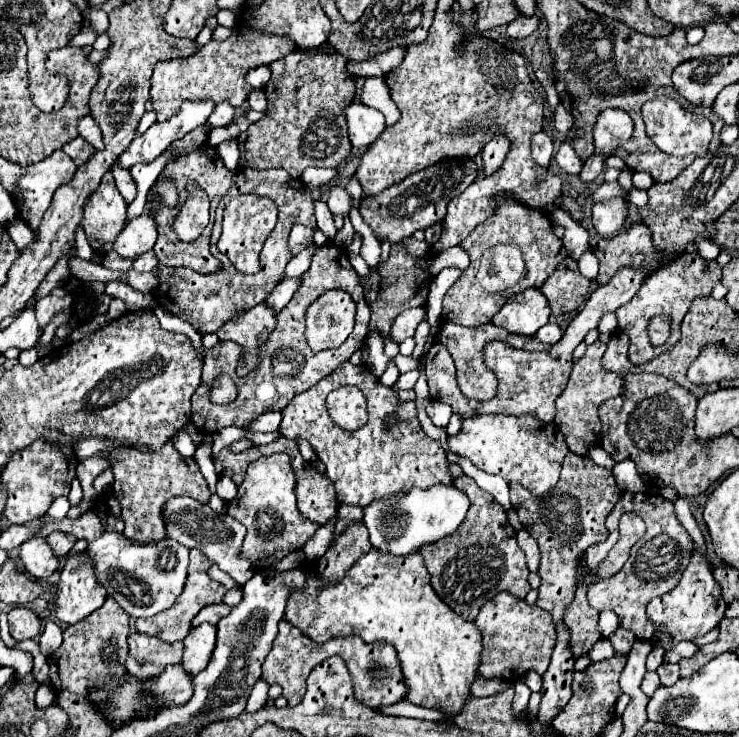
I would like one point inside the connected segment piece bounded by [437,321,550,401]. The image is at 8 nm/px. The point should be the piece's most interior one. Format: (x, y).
(466, 344)

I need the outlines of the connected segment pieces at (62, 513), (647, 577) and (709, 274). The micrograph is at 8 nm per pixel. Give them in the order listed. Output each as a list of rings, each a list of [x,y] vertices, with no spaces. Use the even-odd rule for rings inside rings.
[[[61,497],[61,499],[53,501],[53,507],[49,509],[47,515],[53,519],[61,519],[61,517],[67,517],[67,511],[69,511],[69,501],[67,501],[67,497]]]
[[[645,491],[643,493],[623,493],[623,497],[617,501],[617,505],[613,507],[613,511],[607,517],[607,527],[611,527],[607,539],[601,541],[601,543],[591,545],[585,551],[585,565],[589,569],[597,567],[605,559],[605,555],[609,553],[609,549],[615,545],[617,529],[613,529],[613,527],[617,527],[621,513],[629,513],[629,511],[635,513],[635,515],[639,515],[645,521],[647,531],[633,545],[631,557],[627,559],[627,563],[623,565],[623,569],[617,575],[609,577],[609,579],[595,581],[591,585],[587,597],[589,597],[589,605],[591,607],[603,605],[603,607],[597,607],[597,611],[605,611],[605,609],[615,611],[619,615],[619,625],[625,627],[625,629],[629,629],[629,631],[633,631],[637,639],[650,640],[657,626],[647,619],[645,607],[647,607],[647,603],[653,597],[669,593],[681,581],[683,569],[687,567],[687,561],[691,557],[693,539],[689,537],[689,533],[685,531],[685,527],[679,523],[677,515],[675,515],[675,507],[673,507],[671,501],[663,499],[657,493],[645,493]]]
[[[689,247],[689,251],[685,251],[683,255],[673,259],[669,265],[661,267],[657,273],[653,273],[649,279],[645,279],[639,293],[629,303],[625,303],[623,307],[619,307],[615,311],[619,327],[631,339],[631,343],[629,343],[629,361],[633,365],[643,365],[643,363],[649,363],[651,359],[659,357],[661,353],[669,351],[671,345],[677,345],[679,339],[681,339],[681,323],[683,323],[685,313],[691,307],[691,301],[695,297],[701,297],[701,295],[711,295],[711,289],[719,281],[721,281],[721,267],[717,265],[717,261],[703,259],[697,253],[695,247]],[[657,313],[667,313],[667,315],[673,317],[673,331],[671,331],[669,343],[665,343],[660,347],[649,347],[649,339],[645,335],[645,323],[649,321],[649,317],[653,317]]]

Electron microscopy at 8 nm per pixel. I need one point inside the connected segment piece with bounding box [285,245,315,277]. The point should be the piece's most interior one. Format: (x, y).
(300, 263)

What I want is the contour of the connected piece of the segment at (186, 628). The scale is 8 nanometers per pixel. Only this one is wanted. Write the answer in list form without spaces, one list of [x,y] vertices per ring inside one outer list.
[[[191,549],[191,563],[189,563],[189,579],[185,585],[185,591],[179,595],[177,603],[169,609],[169,611],[161,611],[149,619],[137,619],[135,627],[139,633],[145,635],[153,635],[159,637],[167,643],[175,643],[175,641],[183,641],[185,635],[191,631],[191,619],[197,615],[197,611],[201,611],[205,605],[213,605],[213,603],[221,603],[223,595],[225,595],[225,587],[217,581],[213,581],[207,575],[207,569],[213,565],[213,561],[209,561],[205,555],[201,555],[199,549]]]

